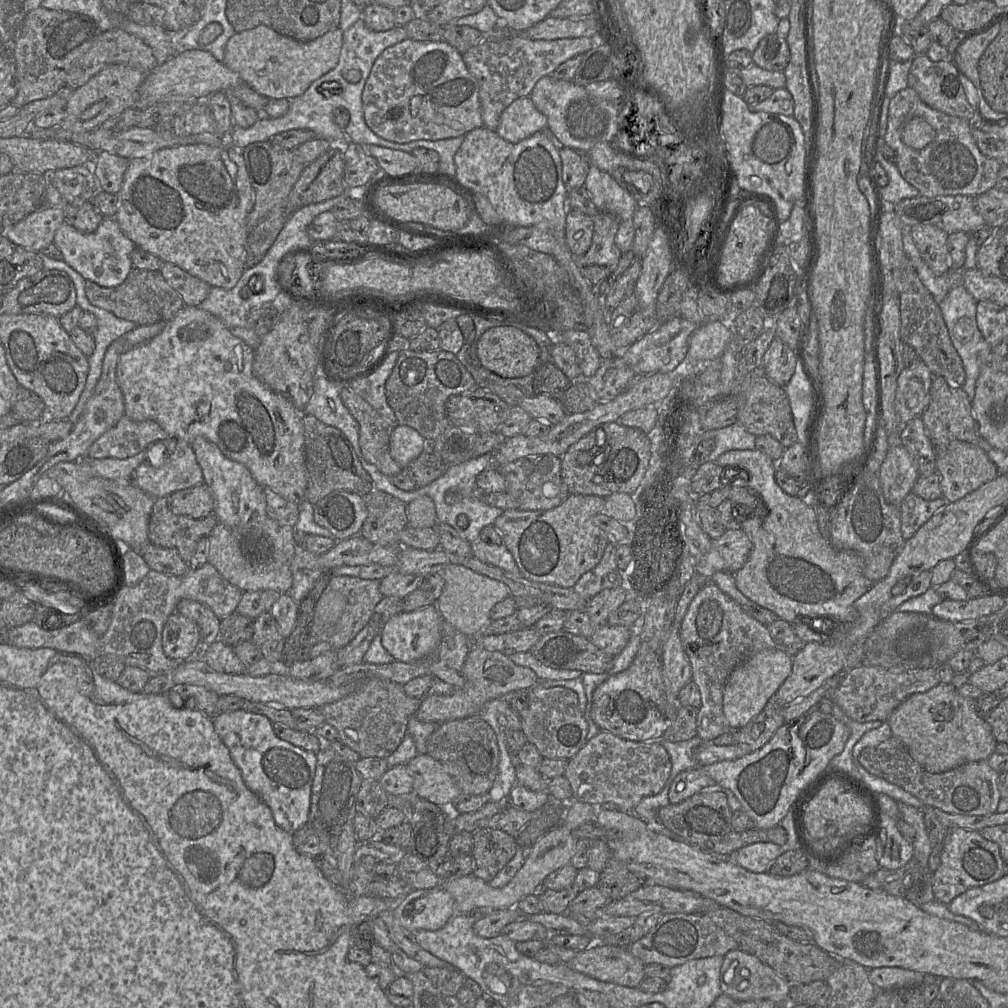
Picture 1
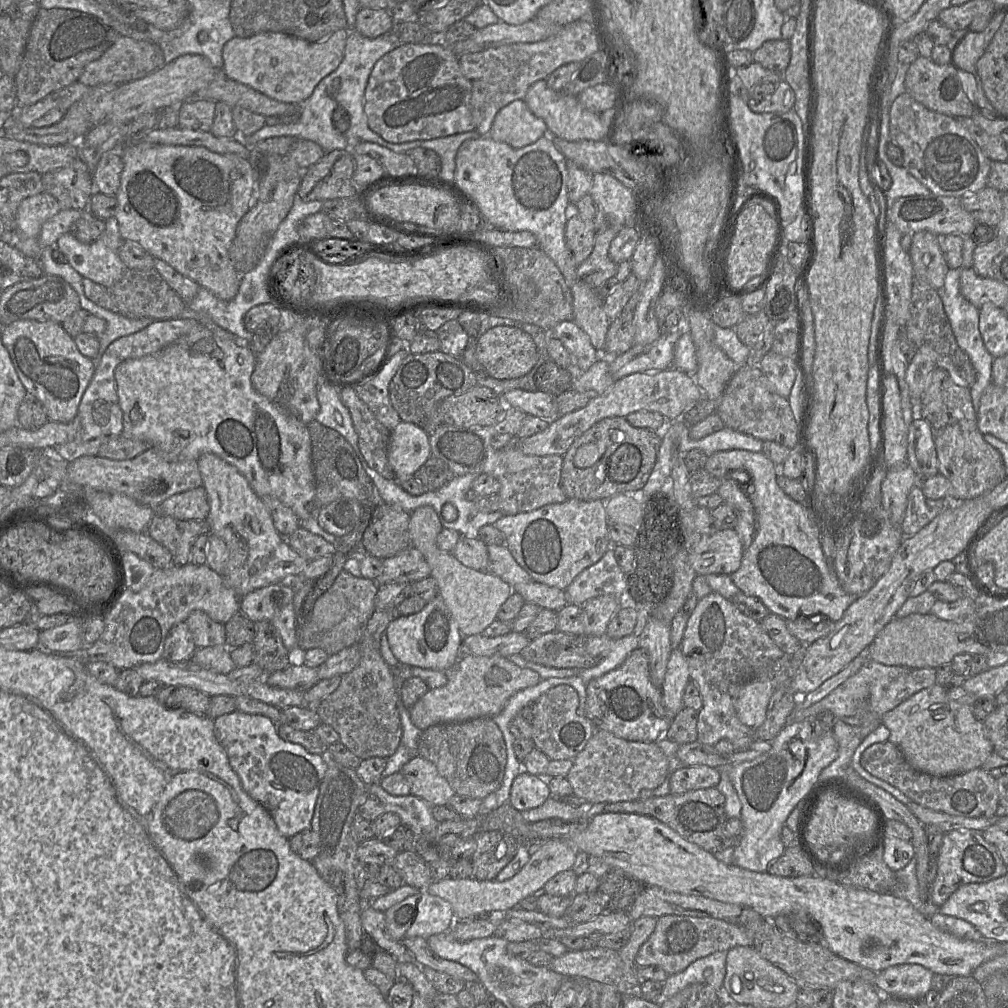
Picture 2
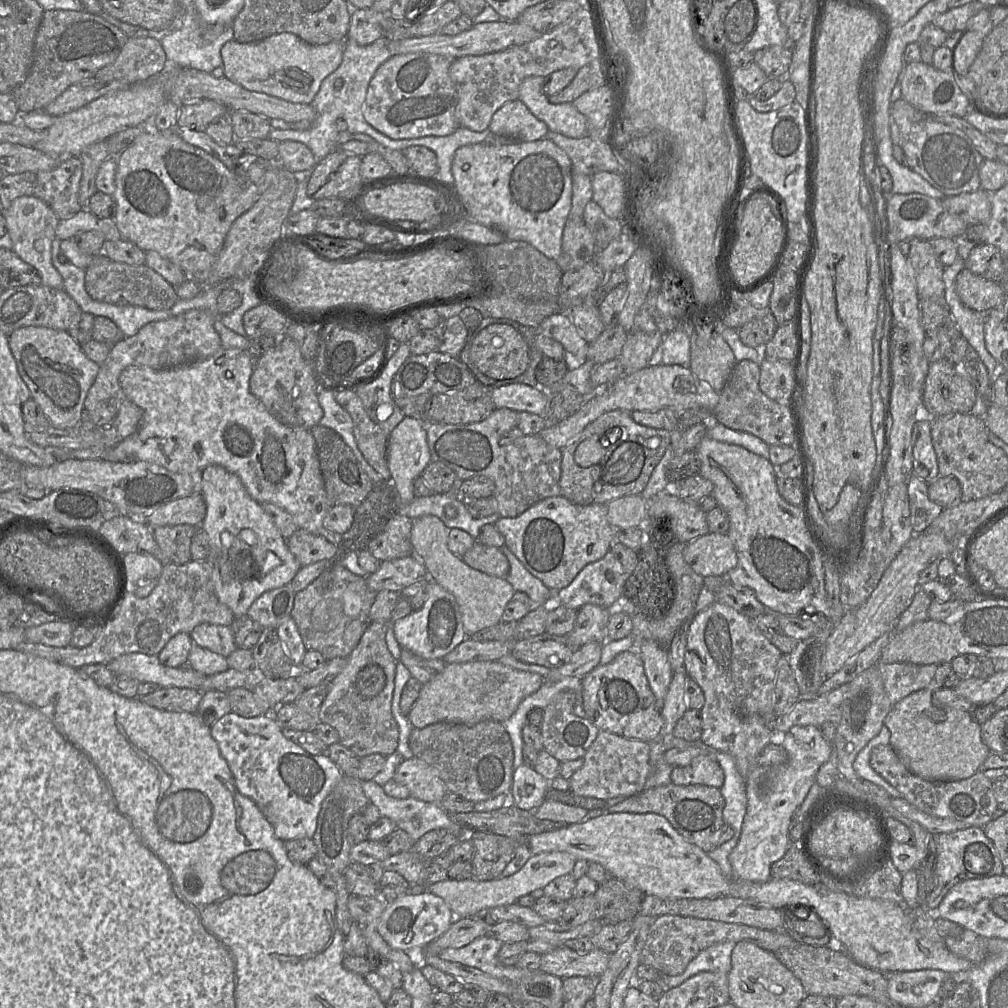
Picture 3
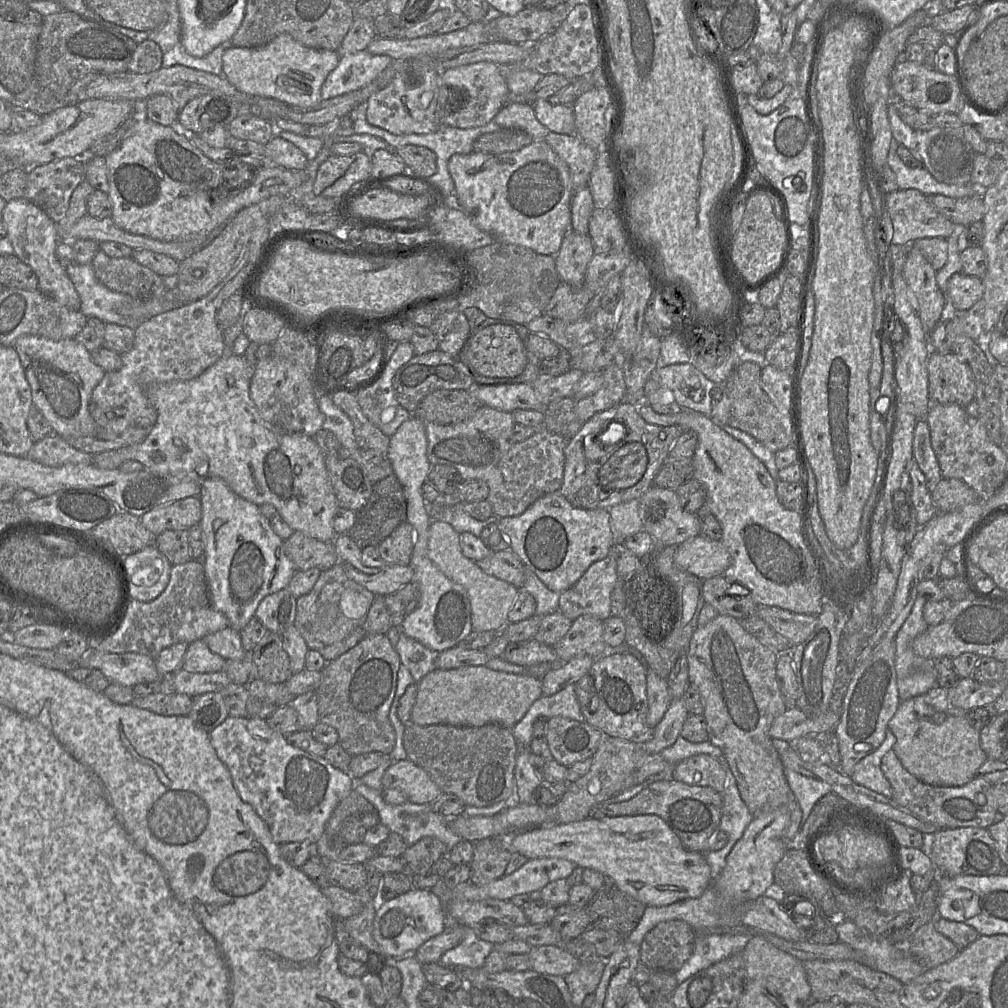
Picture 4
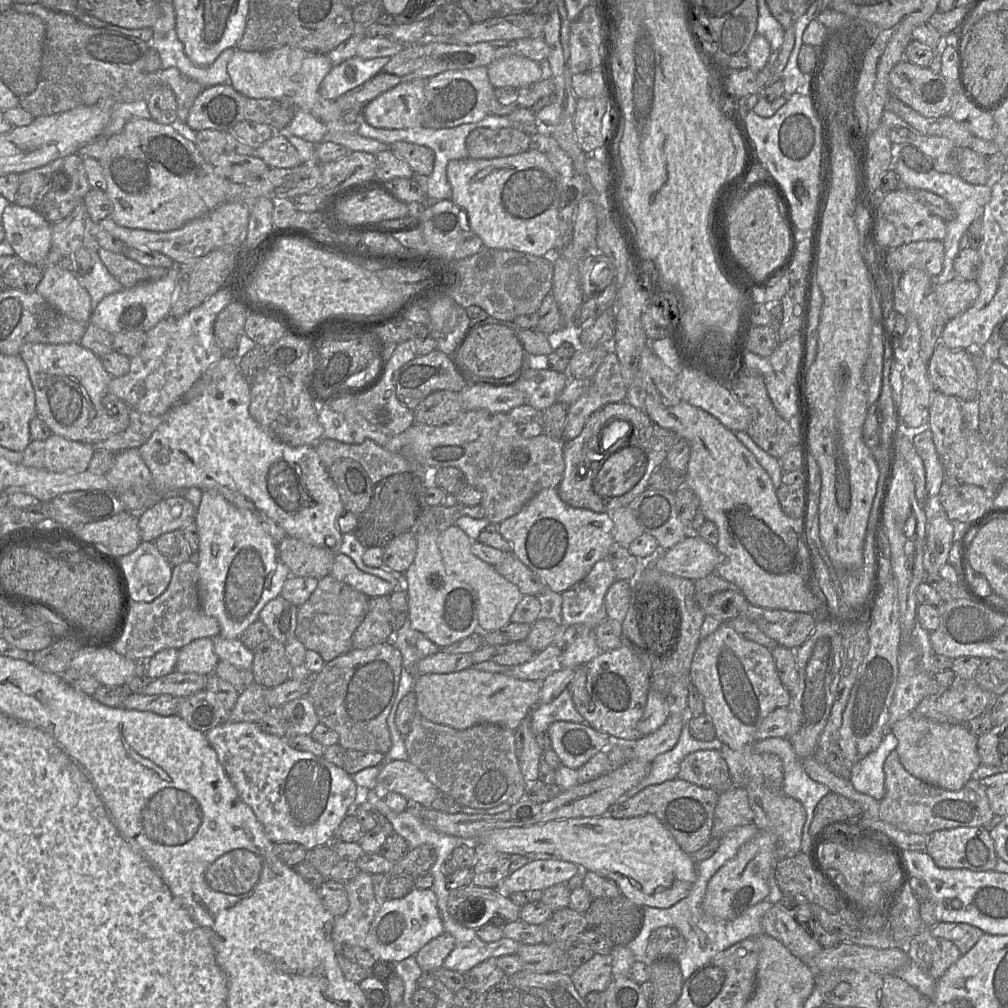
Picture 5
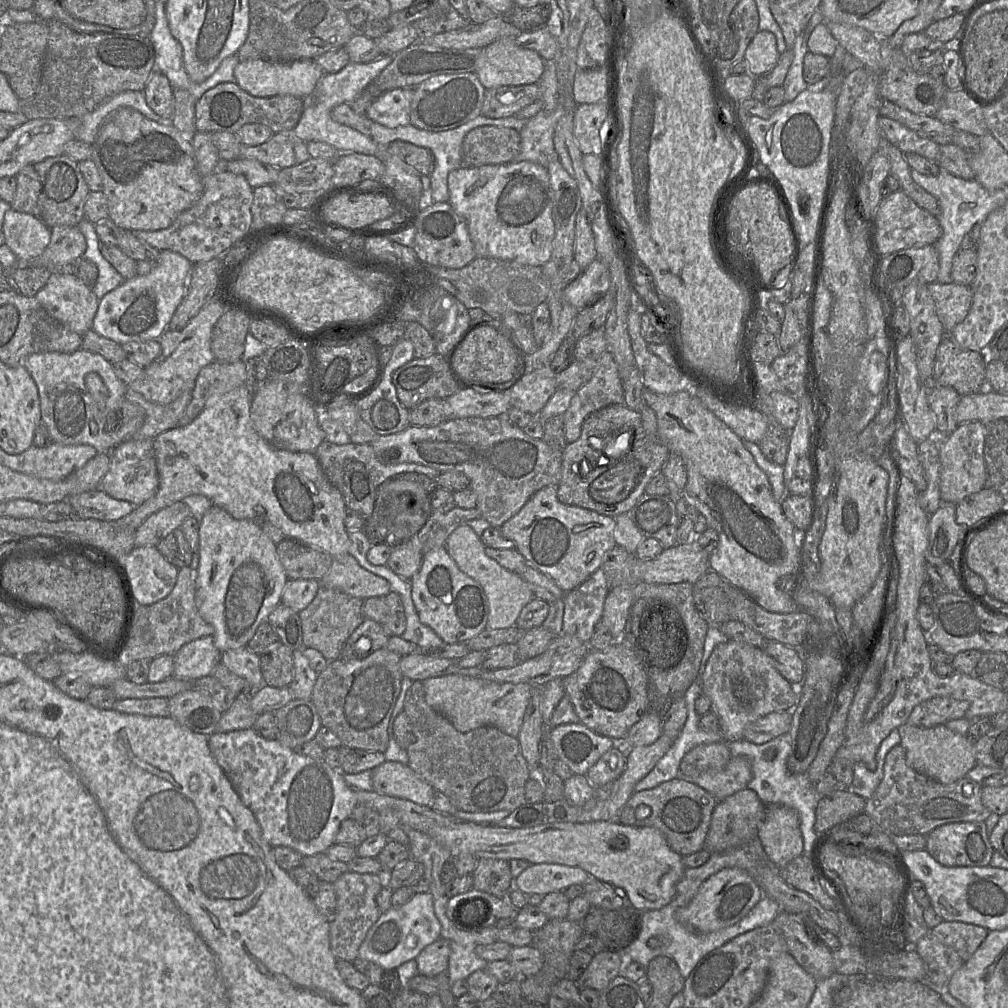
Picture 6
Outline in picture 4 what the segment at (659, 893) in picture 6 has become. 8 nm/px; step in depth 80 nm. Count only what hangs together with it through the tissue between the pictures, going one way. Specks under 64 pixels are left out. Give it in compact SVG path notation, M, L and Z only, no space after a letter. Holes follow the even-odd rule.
M657 815L588 817L566 824L537 826L501 839L507 840L512 853L520 853L528 859L564 858L576 866L601 872L618 889L647 906L661 907L688 898L698 898L710 885L710 867L705 854L687 850L670 826Z

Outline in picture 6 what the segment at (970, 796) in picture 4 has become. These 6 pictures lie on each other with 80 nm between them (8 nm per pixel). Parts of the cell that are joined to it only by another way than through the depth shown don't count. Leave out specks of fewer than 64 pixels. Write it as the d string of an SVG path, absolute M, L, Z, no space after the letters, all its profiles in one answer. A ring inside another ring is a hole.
M899 744L888 752L884 777L872 797L866 800L864 813L891 834L927 836L946 824L985 822L992 812L983 805L981 790L982 786L967 776L944 785L916 772L907 765L906 751Z

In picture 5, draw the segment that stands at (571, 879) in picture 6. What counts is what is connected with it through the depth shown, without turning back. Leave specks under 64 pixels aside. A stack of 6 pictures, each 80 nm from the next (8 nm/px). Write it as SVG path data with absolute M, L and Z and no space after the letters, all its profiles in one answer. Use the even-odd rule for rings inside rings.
M533 860L508 875L494 889L503 896L521 891L543 891L556 884L566 884L579 870L580 868L575 863L568 861Z

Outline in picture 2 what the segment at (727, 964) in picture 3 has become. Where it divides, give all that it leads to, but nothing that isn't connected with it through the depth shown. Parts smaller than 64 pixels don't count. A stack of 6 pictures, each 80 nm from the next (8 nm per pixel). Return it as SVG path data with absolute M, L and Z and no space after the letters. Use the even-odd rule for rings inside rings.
M719 951L692 962L680 973L672 974L663 983L661 994L652 1002L661 1005L691 984L708 984L721 990L726 974L728 951Z

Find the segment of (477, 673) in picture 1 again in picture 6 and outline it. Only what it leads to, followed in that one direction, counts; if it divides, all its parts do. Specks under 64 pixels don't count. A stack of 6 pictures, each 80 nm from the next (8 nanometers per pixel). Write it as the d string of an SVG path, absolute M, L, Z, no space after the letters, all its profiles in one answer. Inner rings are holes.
M456 674L428 678L422 683L427 704L444 715L457 731L466 733L490 725L515 738L519 736L534 688L527 683L498 683Z

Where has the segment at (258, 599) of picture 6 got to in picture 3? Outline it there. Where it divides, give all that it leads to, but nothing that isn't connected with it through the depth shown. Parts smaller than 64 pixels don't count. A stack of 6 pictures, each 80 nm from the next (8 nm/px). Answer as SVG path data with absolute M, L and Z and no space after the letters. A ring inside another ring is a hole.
M210 465L202 470L201 494L206 504L206 516L198 527L209 539L209 563L218 599L227 605L235 618L247 615L253 602L264 592L289 585L302 568L287 546L272 517L247 492L241 479L220 465Z

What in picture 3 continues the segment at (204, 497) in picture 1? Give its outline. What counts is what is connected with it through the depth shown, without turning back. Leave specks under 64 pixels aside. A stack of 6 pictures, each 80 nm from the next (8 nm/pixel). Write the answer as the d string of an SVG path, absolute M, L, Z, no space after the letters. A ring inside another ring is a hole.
M195 494L170 501L145 518L150 528L188 524L199 527L206 516L202 494Z

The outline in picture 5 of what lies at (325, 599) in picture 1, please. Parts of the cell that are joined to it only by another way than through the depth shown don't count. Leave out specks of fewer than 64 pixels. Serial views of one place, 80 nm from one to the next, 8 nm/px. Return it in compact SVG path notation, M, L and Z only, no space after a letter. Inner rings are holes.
M331 574L318 581L309 599L297 606L295 637L306 649L317 652L328 663L352 648L352 637L369 612L370 598L351 586L335 579Z

